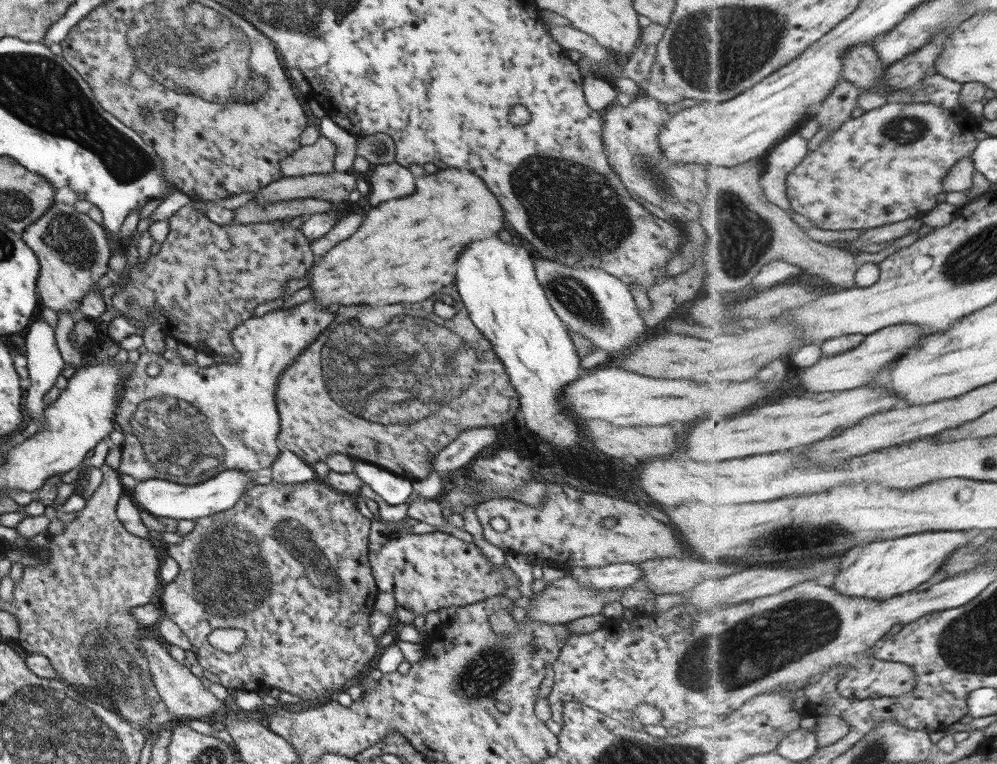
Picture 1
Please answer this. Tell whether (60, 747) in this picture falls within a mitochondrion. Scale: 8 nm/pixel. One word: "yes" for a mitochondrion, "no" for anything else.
yes

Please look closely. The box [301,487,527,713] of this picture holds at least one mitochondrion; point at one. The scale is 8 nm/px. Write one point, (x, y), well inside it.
(484, 677)

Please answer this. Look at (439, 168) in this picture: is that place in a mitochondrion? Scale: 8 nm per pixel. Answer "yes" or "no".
no

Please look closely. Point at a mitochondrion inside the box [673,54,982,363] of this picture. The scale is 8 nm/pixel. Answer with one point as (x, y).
(755, 238)

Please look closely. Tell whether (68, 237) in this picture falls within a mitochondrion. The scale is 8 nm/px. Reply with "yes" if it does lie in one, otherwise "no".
yes

